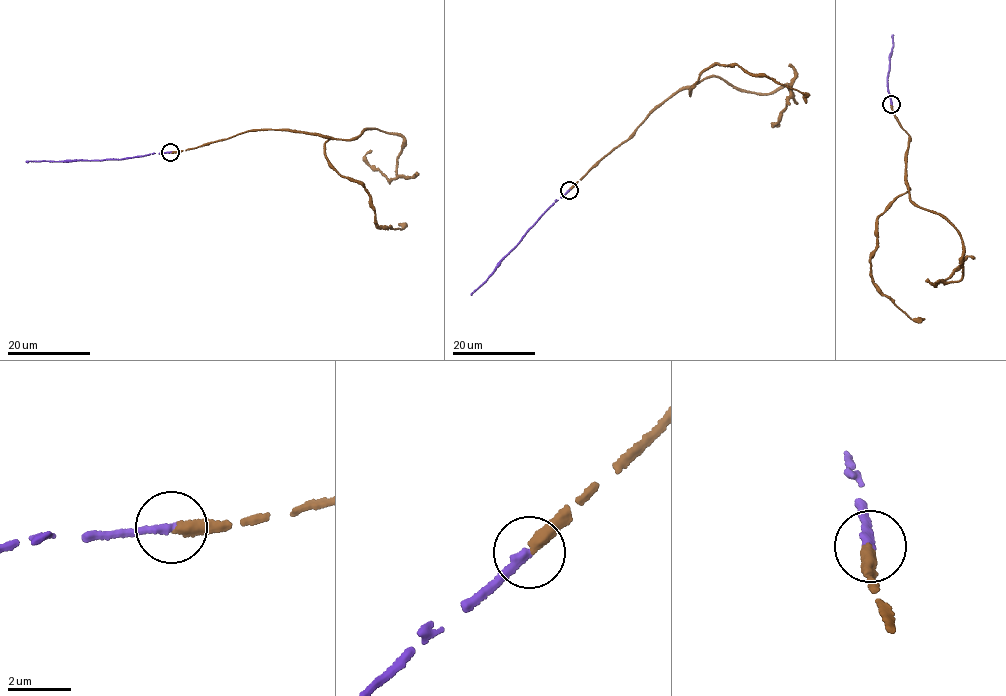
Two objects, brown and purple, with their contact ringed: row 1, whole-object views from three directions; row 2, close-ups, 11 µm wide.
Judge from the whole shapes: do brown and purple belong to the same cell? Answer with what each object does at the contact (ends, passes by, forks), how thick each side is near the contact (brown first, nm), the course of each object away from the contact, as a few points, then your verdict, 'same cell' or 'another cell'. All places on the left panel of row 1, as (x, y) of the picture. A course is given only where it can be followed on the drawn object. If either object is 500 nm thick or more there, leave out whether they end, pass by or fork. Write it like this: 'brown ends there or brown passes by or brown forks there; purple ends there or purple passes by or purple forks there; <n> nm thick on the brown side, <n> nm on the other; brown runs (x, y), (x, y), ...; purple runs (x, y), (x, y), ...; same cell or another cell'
brown ends there; purple ends there; 360 nm thick on the brown side, 280 nm on the other; brown runs (170, 152), (253, 130), (349, 140), (374, 128), (403, 140), (395, 178), (388, 179), (367, 161), (370, 149); purple runs (170, 151), (121, 160), (25, 161); same cell

